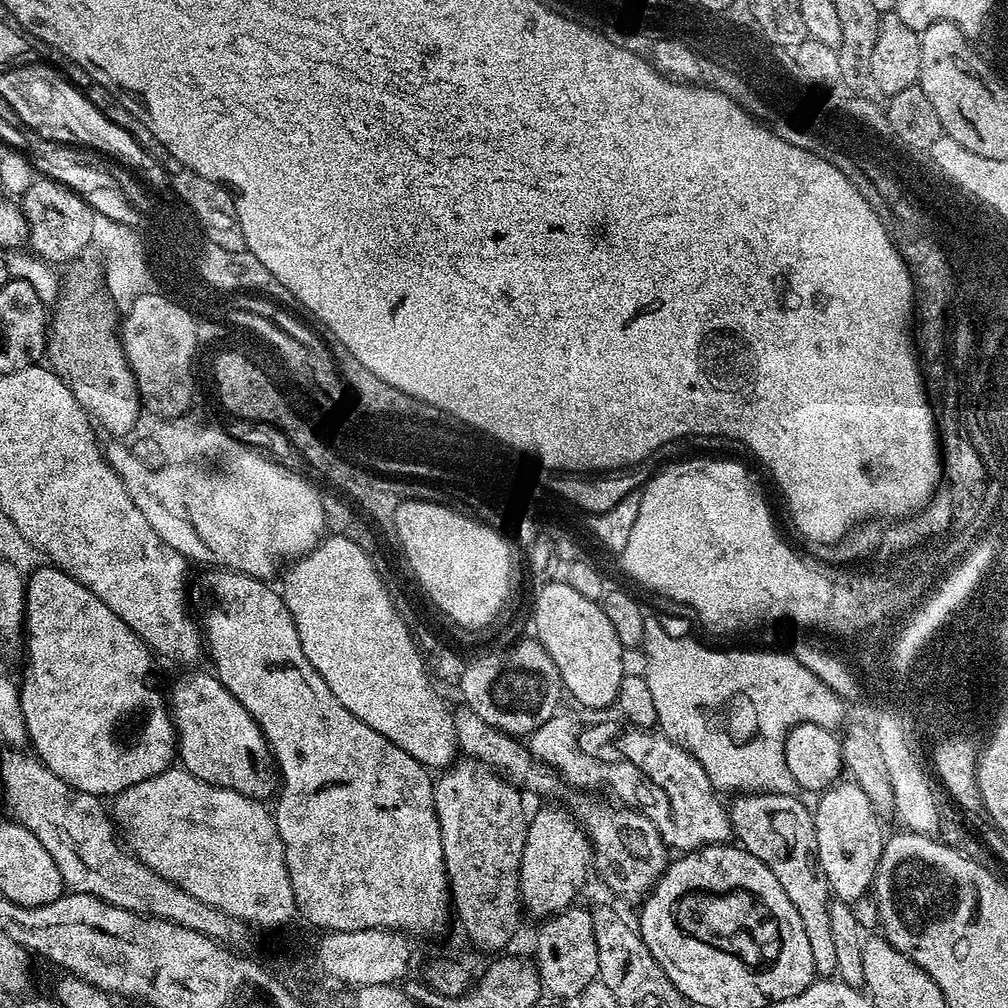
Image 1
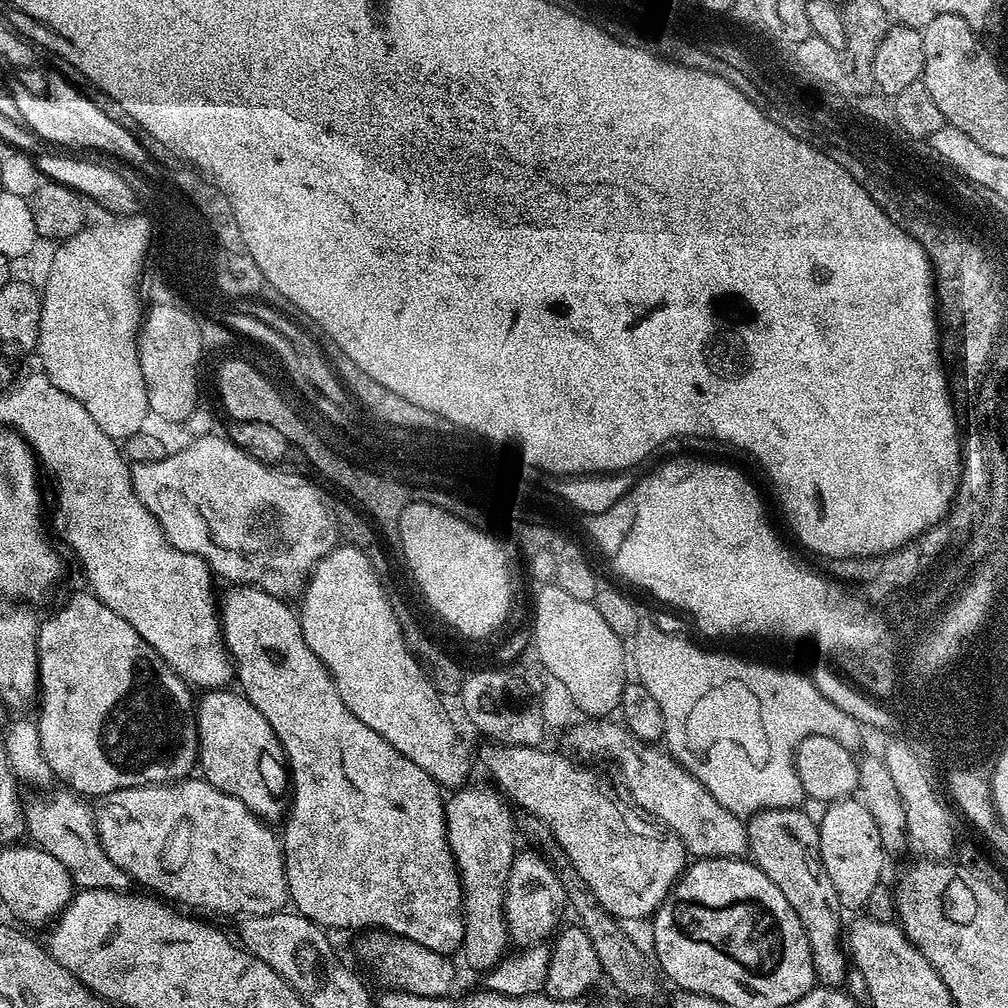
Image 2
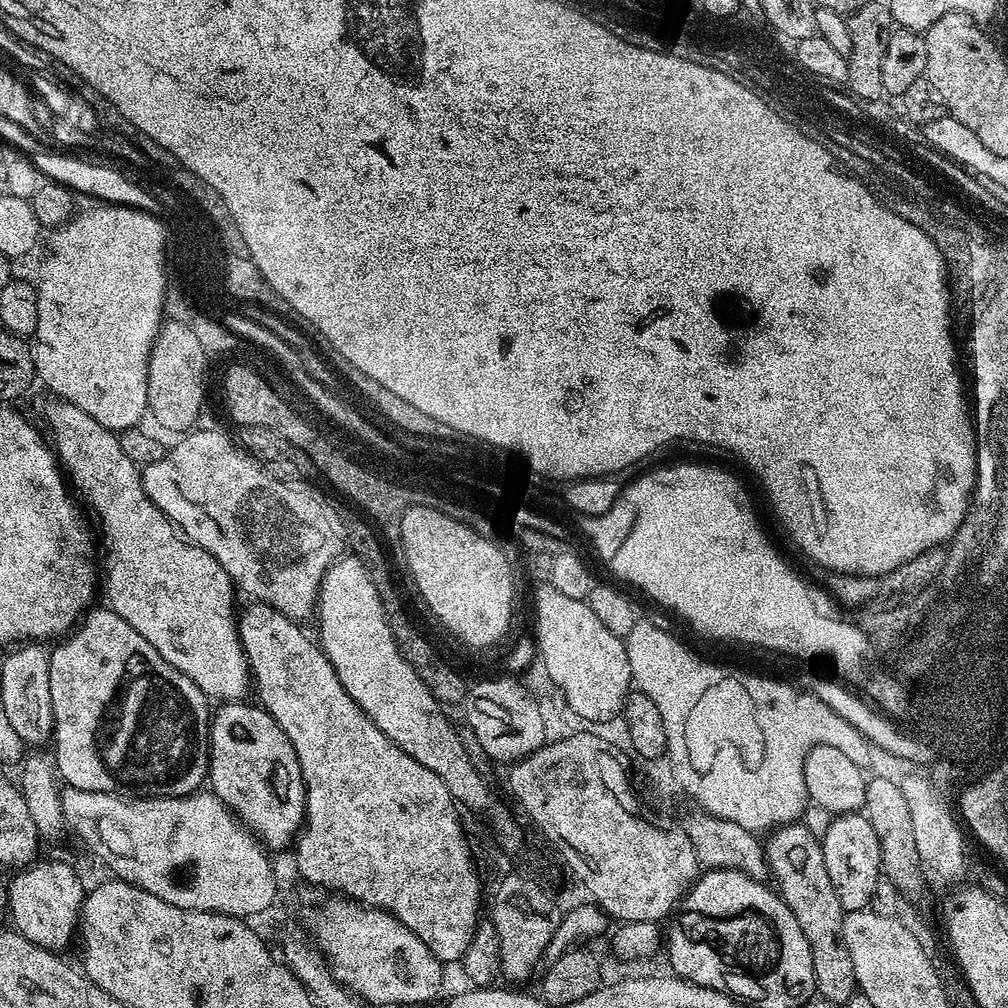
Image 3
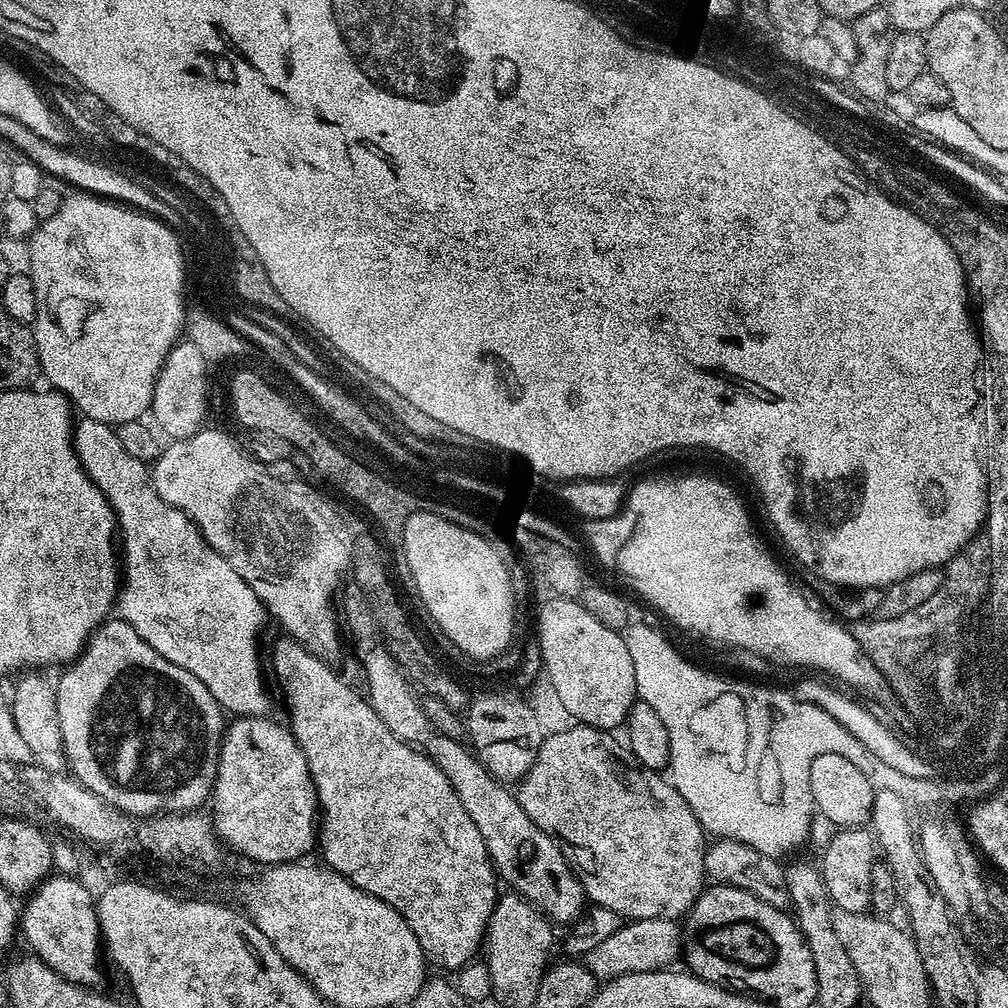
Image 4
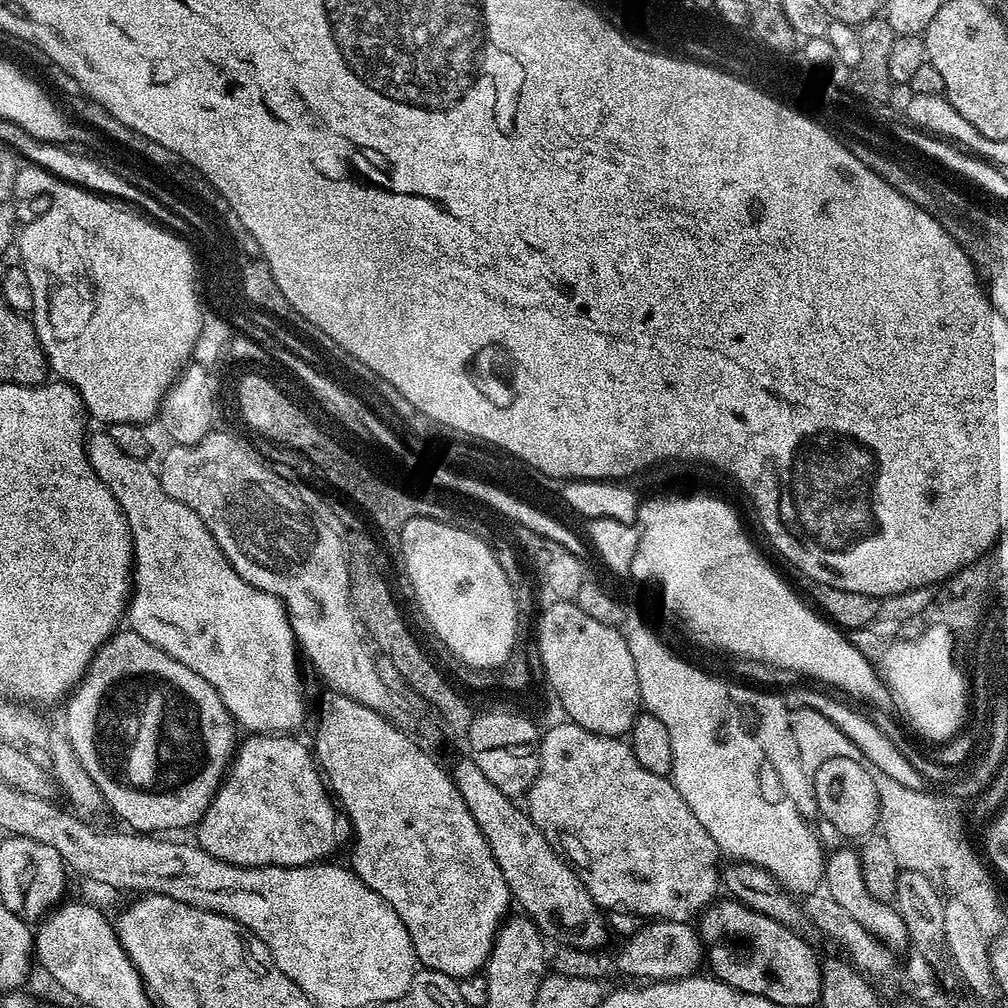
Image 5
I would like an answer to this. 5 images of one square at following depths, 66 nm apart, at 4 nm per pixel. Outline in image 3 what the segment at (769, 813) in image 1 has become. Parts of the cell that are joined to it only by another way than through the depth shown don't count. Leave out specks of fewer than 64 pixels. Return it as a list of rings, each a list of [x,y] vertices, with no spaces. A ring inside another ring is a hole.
[[[804,822],[783,824],[781,828],[773,828],[767,833],[763,845],[771,879],[776,879],[774,887],[786,906],[790,906],[790,914],[798,918],[798,926],[802,926],[806,942],[810,942],[810,958],[814,958],[816,996],[828,1000],[833,1006],[847,1005],[858,989],[853,959],[840,936],[845,910],[842,902],[838,902],[838,894],[834,894],[834,885],[826,871],[822,843],[817,833],[815,836]]]

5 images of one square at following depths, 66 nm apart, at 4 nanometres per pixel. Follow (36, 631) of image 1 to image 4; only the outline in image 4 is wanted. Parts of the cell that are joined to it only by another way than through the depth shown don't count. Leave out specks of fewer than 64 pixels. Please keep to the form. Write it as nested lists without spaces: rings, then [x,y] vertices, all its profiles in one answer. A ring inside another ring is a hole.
[[[109,618],[88,637],[84,651],[63,669],[60,680],[55,681],[58,718],[61,720],[62,742],[65,744],[65,758],[71,775],[79,780],[94,794],[98,794],[107,804],[113,804],[119,812],[133,818],[147,818],[169,812],[190,812],[201,807],[200,803],[207,801],[212,795],[212,787],[216,781],[218,758],[220,757],[220,742],[226,727],[226,713],[220,704],[206,690],[206,686],[190,670],[182,670],[182,666],[174,666],[154,646],[150,646],[140,637],[138,630],[130,626],[127,620]]]

